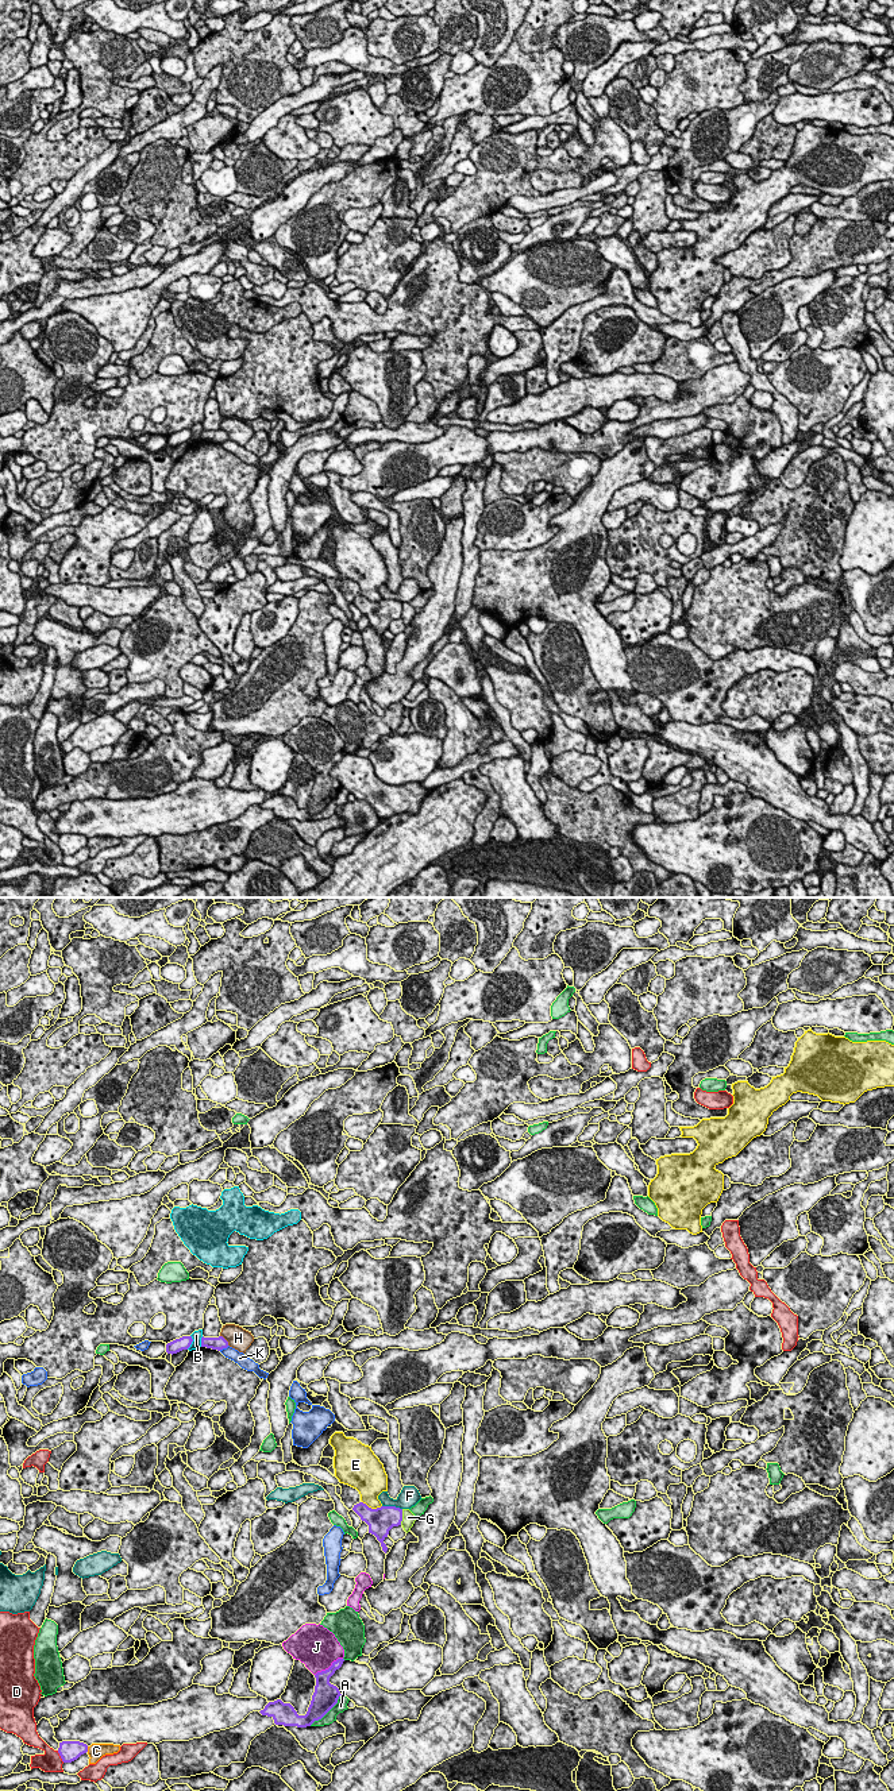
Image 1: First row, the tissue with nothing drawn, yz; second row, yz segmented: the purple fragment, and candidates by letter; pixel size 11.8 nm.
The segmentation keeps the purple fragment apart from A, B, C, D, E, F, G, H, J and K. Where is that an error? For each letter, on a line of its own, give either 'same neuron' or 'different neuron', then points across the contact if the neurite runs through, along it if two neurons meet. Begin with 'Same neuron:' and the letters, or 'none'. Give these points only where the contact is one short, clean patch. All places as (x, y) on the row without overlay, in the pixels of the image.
Same neuron: none
A: different neuron
B: different neuron | along yz (191, 428), (192, 436), (187, 442)
C: different neuron
D: different neuron
E: different neuron
F: different neuron | along yz (382, 598), (395, 598), (401, 602)
G: different neuron
H: different neuron
J: different neuron
K: different neuron

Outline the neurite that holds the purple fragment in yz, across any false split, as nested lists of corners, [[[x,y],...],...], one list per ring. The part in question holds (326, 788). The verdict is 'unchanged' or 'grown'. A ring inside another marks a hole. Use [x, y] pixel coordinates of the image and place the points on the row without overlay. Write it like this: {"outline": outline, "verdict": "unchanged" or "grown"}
{"outline": [[[338,752],[332,759],[315,768],[316,779],[311,798],[305,808],[298,808],[290,796],[281,792],[269,795],[259,806],[271,810],[275,818],[307,821],[315,814],[321,812],[336,796],[342,788],[339,781],[330,776],[330,771],[339,763],[344,752]]], "verdict": "unchanged"}

